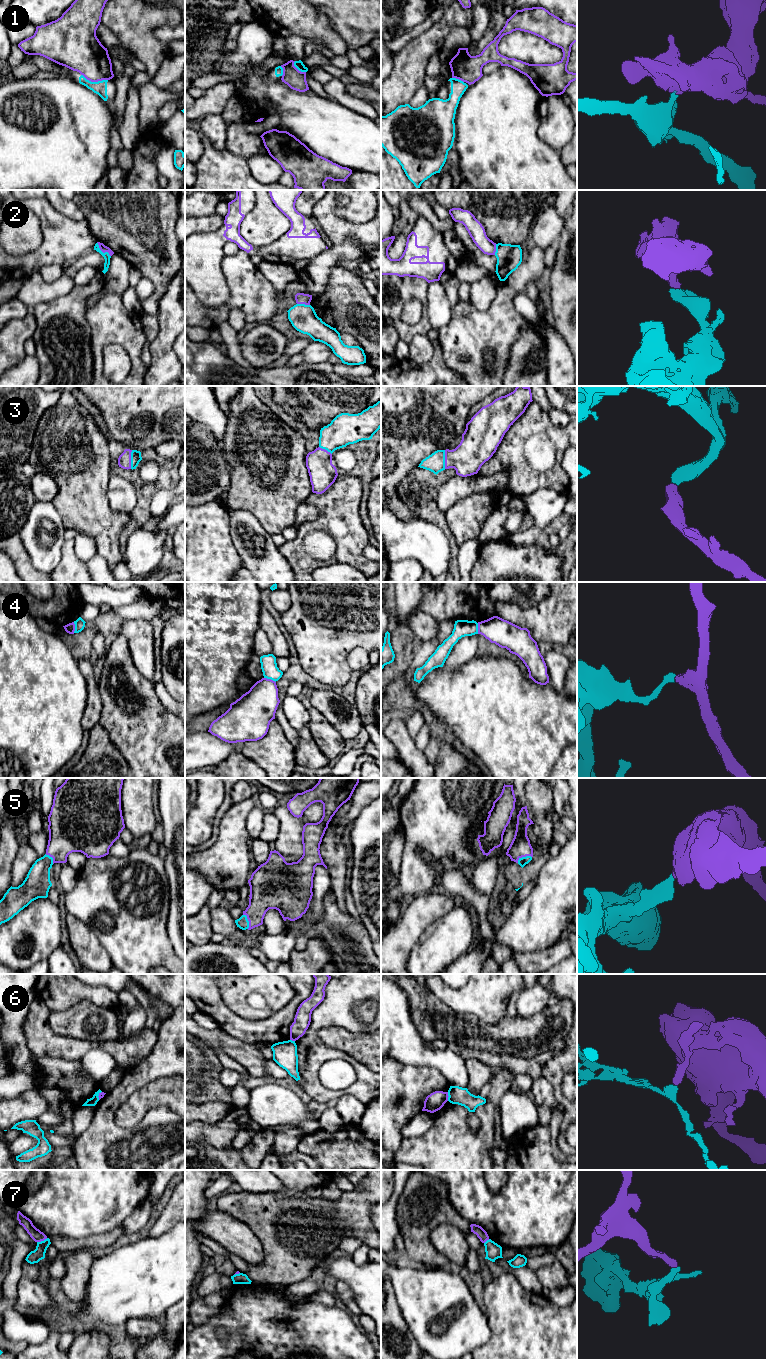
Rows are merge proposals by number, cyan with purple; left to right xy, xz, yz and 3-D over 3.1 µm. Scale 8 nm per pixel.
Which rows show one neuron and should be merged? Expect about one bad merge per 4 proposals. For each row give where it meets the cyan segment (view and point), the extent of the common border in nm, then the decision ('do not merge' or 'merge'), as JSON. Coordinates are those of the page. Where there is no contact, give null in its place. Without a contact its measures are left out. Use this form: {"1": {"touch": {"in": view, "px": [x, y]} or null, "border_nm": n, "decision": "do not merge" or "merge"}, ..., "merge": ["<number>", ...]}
{"1": {"touch": {"in": "xy", "px": [94, 82]}, "border_nm": 220, "decision": "do not merge"}, "2": {"touch": {"in": "xy", "px": [101, 251]}, "border_nm": 160, "decision": "do not merge"}, "3": {"touch": {"in": "xy", "px": [131, 459]}, "border_nm": 150, "decision": "merge"}, "4": {"touch": {"in": "xz", "px": [270, 678]}, "border_nm": 100, "decision": "do not merge"}, "5": {"touch": {"in": "yz", "px": [523, 857]}, "border_nm": 130, "decision": "merge"}, "6": {"touch": {"in": "yz", "px": [448, 1095]}, "border_nm": 70, "decision": "merge"}, "7": {"touch": {"in": "xy", "px": [42, 1241]}, "border_nm": 90, "decision": "do not merge"}, "merge": ["3", "5", "6"]}

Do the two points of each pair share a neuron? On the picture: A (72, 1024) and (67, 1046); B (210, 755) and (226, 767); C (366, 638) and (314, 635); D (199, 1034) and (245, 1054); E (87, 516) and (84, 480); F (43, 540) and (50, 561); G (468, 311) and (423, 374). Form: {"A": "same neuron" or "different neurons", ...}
{"A": "different neurons", "B": "different neurons", "C": "same neuron", "D": "same neuron", "E": "same neuron", "F": "same neuron", "G": "different neurons"}

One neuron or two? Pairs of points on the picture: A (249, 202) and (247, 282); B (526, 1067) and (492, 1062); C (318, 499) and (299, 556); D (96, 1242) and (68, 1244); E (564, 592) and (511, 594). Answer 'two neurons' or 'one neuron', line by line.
A: two neurons
B: one neuron
C: one neuron
D: one neuron
E: two neurons

